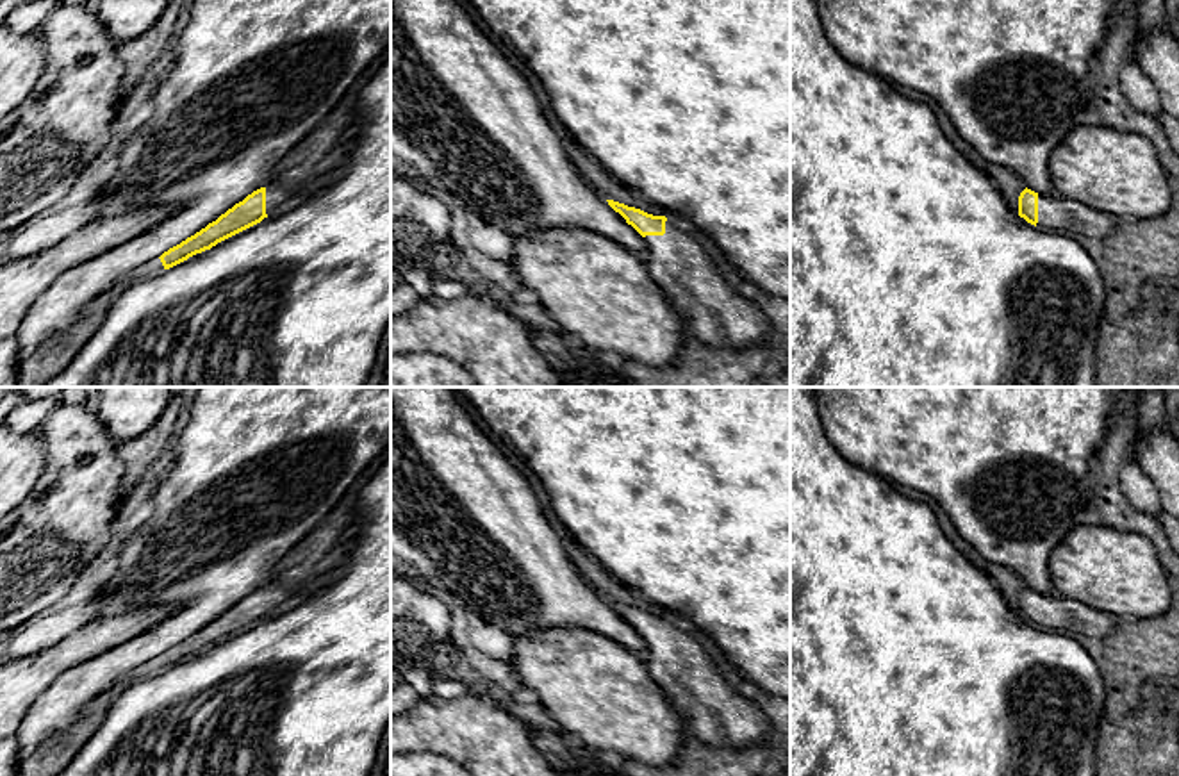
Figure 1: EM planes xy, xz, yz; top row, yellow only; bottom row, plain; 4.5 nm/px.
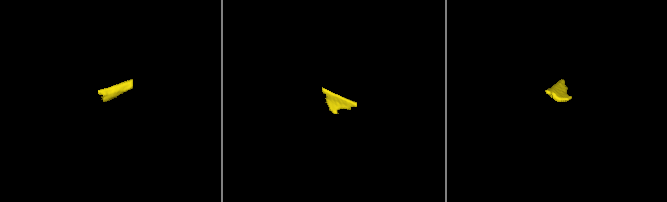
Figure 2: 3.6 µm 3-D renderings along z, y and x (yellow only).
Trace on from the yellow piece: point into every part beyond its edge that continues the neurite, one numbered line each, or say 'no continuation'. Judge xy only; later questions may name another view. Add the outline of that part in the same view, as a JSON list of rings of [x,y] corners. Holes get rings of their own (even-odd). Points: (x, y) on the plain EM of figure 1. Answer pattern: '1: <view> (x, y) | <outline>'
1: xy (277, 596) | [[[269,582],[266,585],[266,614],[268,617],[294,601],[293,590]]]
2: xy (152, 668) | [[[159,656],[137,665],[132,673],[128,673],[121,681],[139,681],[148,680],[164,671],[164,665]]]

